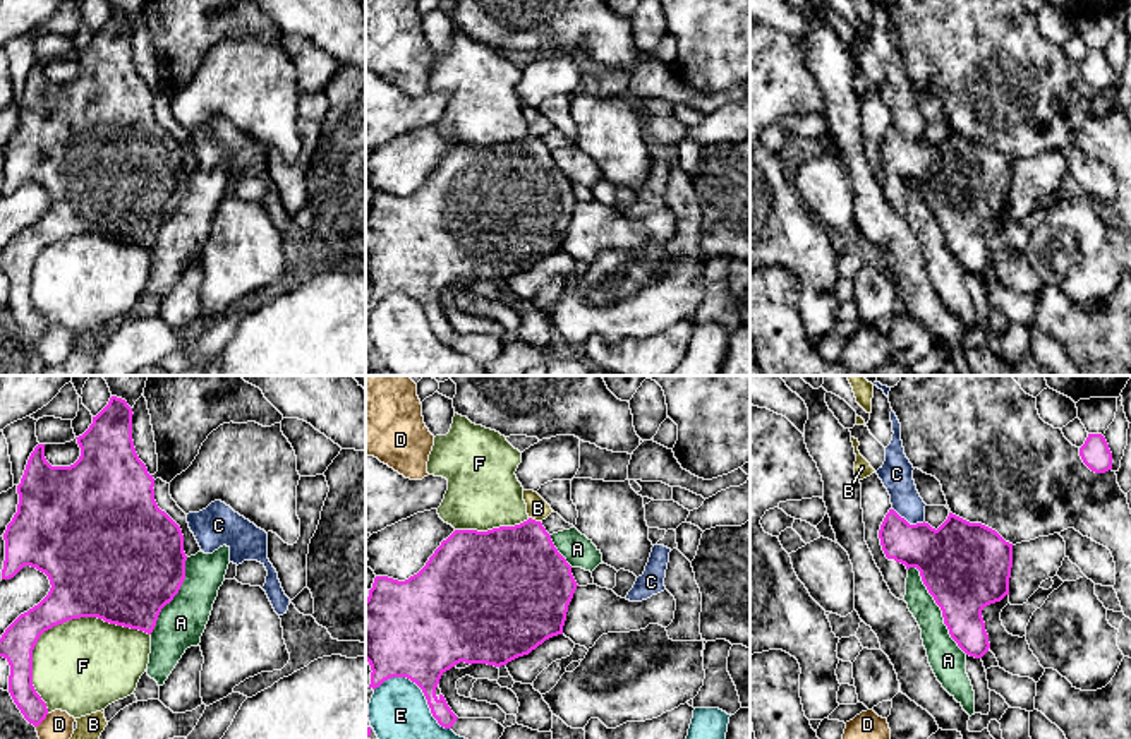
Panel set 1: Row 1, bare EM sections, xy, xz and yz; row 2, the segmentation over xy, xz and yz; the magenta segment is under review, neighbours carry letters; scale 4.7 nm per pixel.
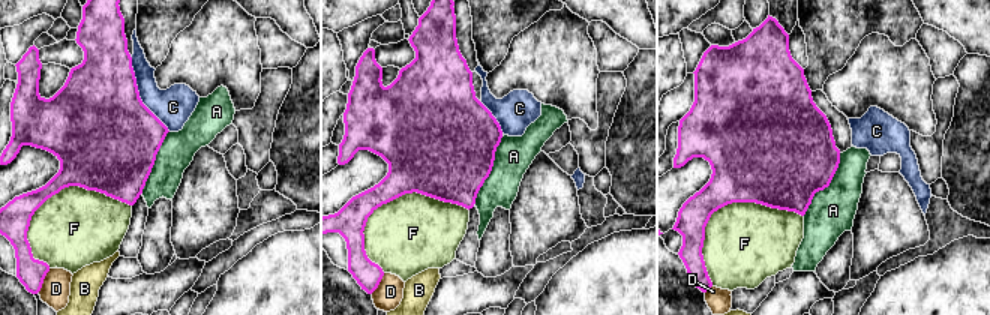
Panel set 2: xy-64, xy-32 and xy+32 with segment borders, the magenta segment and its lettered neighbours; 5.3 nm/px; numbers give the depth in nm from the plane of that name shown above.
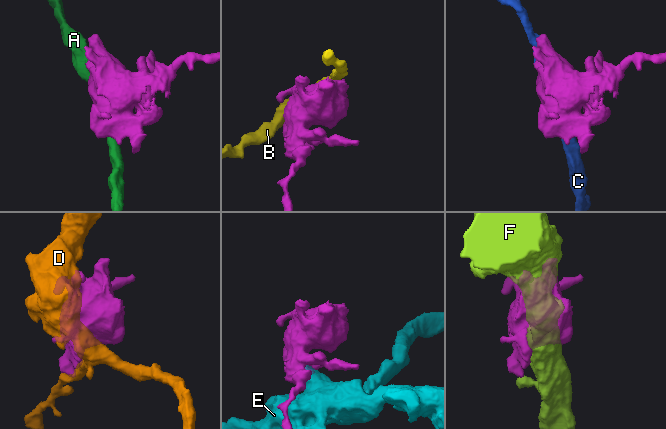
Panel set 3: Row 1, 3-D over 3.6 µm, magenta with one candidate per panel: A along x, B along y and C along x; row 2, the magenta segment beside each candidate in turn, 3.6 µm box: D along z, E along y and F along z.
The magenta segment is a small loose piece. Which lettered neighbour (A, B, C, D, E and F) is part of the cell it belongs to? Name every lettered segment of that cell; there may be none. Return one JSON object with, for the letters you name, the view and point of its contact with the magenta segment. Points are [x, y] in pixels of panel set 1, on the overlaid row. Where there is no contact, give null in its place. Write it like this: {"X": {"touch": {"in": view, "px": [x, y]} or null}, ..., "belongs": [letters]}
{"belongs": []}

